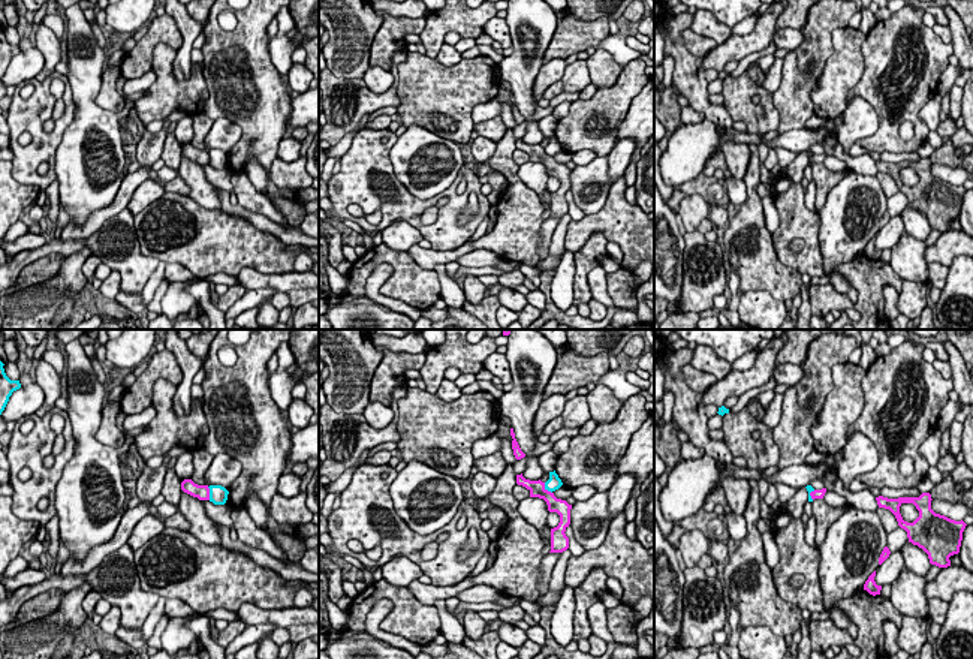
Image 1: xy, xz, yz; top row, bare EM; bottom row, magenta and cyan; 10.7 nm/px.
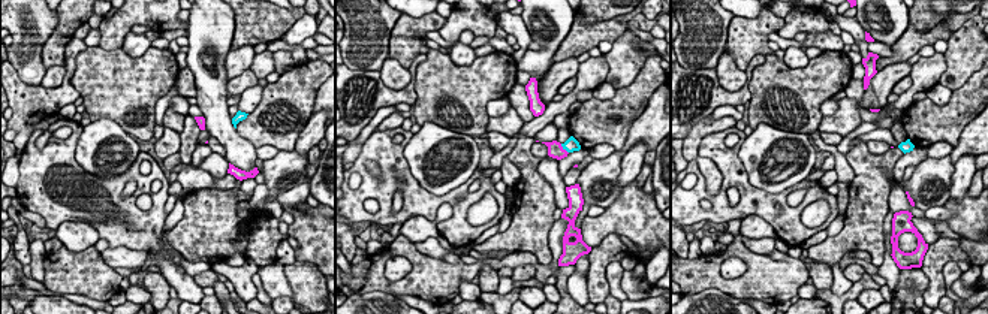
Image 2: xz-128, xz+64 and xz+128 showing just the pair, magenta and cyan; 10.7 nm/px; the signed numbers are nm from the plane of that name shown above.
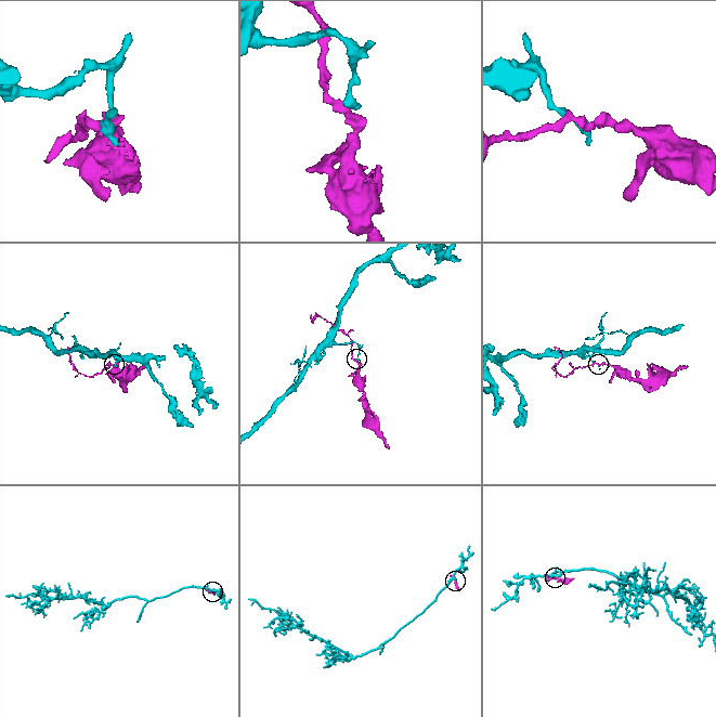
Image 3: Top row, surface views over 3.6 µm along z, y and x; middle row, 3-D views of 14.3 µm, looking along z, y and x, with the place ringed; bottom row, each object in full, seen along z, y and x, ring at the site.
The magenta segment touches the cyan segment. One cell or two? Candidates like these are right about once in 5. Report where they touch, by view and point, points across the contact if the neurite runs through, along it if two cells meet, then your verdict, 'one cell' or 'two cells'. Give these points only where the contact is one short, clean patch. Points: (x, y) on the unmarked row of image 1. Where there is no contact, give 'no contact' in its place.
meets magenta in xz at (547, 155); border along xz (544, 147), (551, 158); two cells

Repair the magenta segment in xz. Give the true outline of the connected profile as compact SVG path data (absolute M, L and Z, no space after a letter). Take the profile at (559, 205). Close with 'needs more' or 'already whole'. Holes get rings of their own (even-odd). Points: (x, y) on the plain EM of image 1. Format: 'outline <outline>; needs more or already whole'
outline M516 139L516 148L525 151L530 156L530 162L543 163L548 169L549 177L557 177L560 180L560 187L557 192L551 193L551 216L563 217L569 213L569 202L566 201L566 193L570 189L570 174L566 165L557 163L554 157L545 153L545 147L530 145L521 139Z; already whole

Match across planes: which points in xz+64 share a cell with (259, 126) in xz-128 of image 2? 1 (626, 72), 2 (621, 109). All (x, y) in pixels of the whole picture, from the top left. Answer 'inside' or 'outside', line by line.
1: outside
2: inside

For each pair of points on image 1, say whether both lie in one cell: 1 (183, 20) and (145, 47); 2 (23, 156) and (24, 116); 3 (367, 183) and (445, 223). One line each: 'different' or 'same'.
1: different
2: same
3: same

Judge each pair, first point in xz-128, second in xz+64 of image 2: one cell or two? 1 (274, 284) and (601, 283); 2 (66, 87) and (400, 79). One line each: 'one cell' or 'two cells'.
1: two cells
2: two cells

